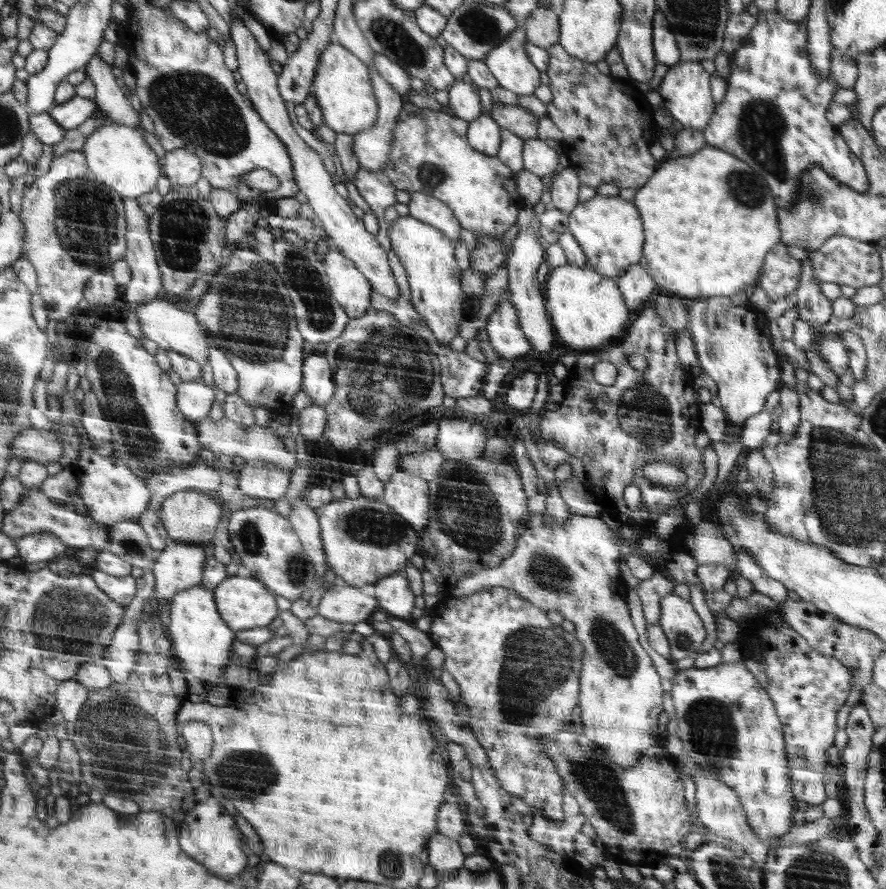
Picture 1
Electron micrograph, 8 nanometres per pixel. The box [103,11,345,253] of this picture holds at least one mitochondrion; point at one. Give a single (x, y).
(195, 107)

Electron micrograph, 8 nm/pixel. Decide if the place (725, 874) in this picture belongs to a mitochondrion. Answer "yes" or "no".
yes

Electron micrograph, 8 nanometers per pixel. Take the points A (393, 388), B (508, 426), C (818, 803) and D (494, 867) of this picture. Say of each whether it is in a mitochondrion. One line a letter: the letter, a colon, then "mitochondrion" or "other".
A: mitochondrion
B: other
C: other
D: other

